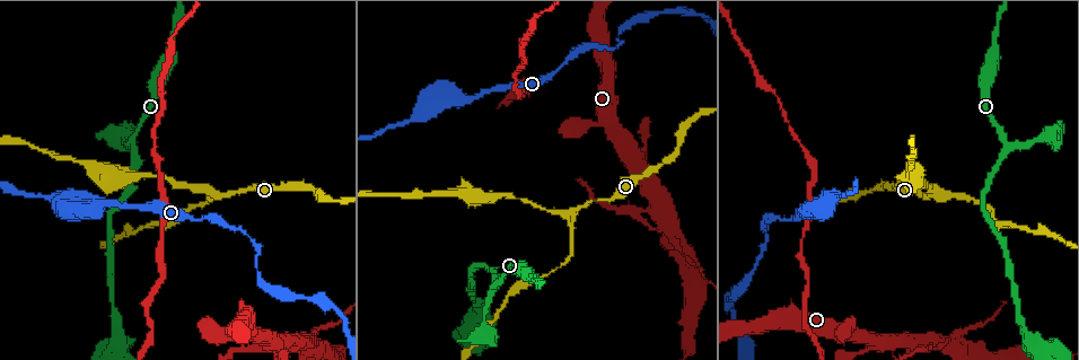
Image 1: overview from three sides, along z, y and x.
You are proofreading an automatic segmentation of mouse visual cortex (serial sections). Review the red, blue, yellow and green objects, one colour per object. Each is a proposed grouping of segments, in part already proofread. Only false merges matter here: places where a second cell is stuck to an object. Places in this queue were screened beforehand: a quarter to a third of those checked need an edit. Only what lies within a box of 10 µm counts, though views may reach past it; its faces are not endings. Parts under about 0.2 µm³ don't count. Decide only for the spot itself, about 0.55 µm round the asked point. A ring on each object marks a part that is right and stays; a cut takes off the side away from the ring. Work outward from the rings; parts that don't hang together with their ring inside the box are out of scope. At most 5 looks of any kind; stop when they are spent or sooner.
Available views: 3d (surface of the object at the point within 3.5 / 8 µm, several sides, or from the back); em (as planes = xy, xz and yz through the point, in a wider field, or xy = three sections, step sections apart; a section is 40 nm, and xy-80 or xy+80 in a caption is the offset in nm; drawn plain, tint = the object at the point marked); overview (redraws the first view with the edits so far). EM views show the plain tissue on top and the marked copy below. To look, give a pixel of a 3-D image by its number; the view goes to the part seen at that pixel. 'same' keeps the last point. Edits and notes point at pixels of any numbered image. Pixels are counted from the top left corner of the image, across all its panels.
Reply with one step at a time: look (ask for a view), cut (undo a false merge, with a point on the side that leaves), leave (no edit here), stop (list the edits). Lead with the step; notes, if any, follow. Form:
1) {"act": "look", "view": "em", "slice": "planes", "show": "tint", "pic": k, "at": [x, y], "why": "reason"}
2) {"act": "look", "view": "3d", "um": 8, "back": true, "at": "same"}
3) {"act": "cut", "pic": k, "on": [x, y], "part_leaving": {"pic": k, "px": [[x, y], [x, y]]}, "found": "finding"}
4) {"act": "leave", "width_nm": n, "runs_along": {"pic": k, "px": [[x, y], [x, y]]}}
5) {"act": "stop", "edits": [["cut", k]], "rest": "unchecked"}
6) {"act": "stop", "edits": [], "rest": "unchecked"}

{"act": "look", "view": "3d", "um": 3.5, "back": true, "pic": 1, "at": [955, 337], "why": "thin arm on a thick one"}

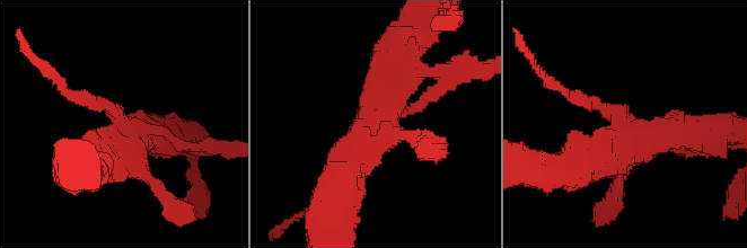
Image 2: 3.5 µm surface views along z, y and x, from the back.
{"act": "look", "view": "em", "slice": "xy", "step": 3, "show": "tint", "pic": 2, "at": [374, 128], "why": "shape alone is not enough"}

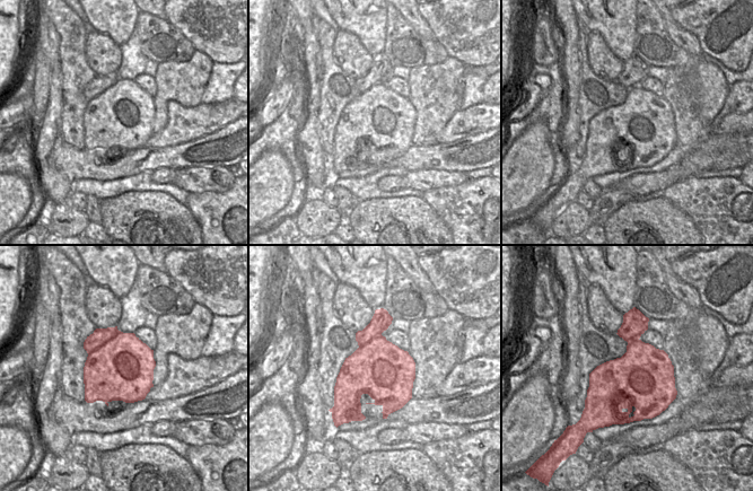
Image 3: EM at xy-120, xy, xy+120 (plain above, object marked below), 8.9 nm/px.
{"act": "look", "view": "em", "slice": "xy", "step": 5, "show": "tint", "at": "same"}

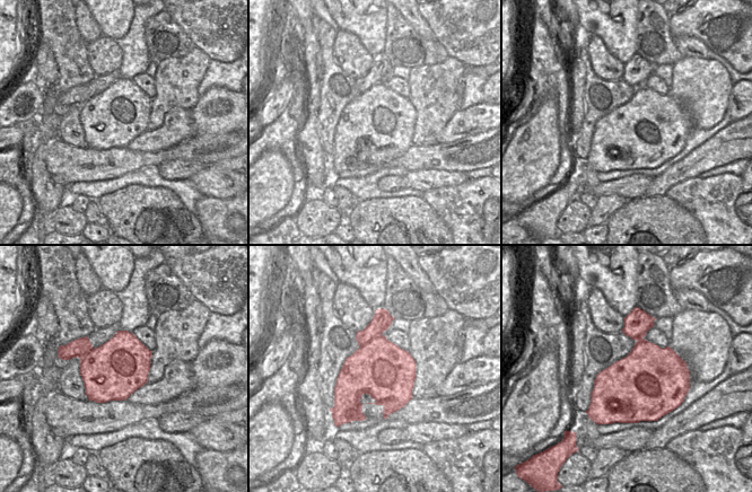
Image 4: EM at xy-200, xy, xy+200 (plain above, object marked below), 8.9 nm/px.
{"act": "cut", "pic": 2, "on": [209, 144], "part_leaving": {"pic": 2, "px": [[410, 67], [420, 73], [485, 70]]}, "found": "two cells meet here"}

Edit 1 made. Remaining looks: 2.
{"act": "look", "view": "overview"}

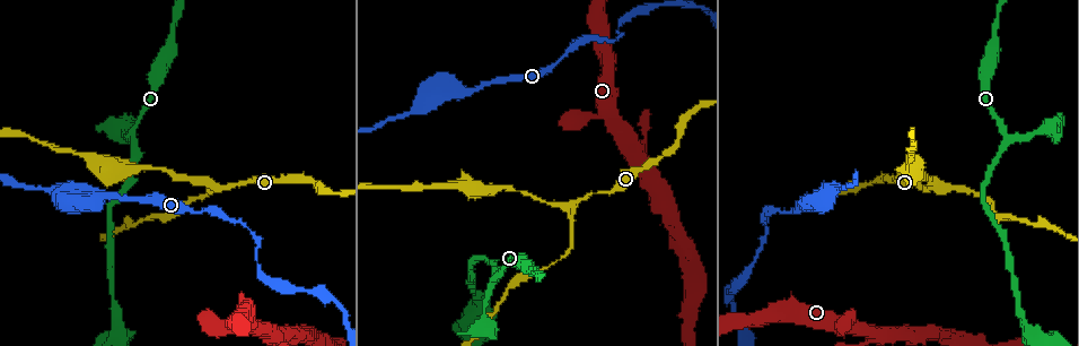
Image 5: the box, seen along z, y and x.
{"act": "look", "view": "3d", "um": 3.5, "pic": 5, "at": [211, 185], "why": "arms part here"}

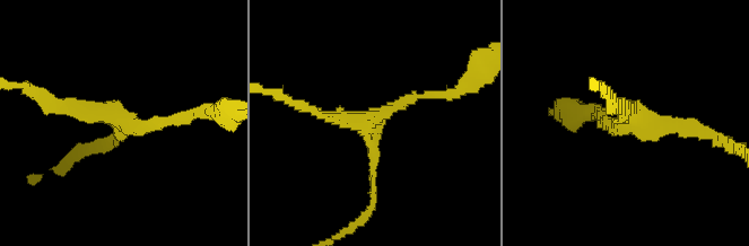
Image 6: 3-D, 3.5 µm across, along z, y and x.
{"act": "leave", "arms": 3, "runs_along": {"pic": 6, "px": [[440, 95], [416, 95], [367, 123], [308, 110]]}, "found": "one cell here"}

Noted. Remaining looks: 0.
{"act": "stop", "edits": [["cut", 2]], "rest": "unchecked"}

